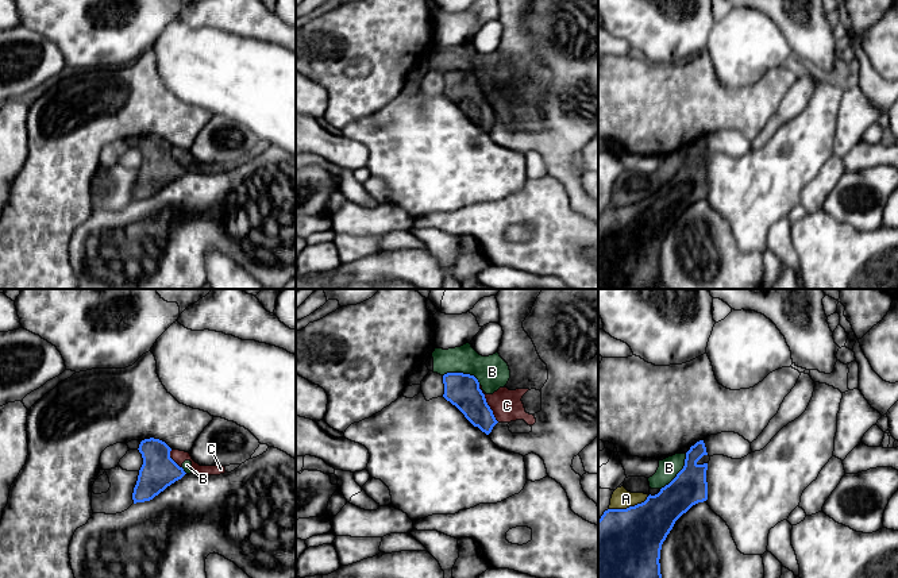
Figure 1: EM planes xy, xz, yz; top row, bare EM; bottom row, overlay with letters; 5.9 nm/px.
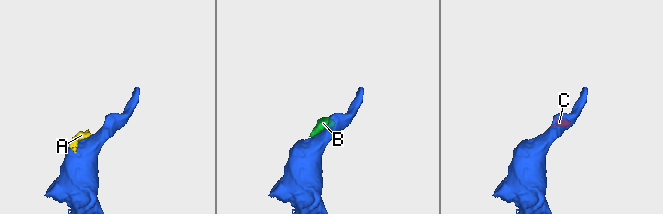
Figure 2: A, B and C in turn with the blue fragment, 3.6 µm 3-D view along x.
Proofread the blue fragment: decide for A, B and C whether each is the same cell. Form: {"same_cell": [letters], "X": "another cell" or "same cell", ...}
{"same_cell": [], "A": "another cell", "B": "another cell", "C": "another cell"}

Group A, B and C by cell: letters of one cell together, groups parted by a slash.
A B C

